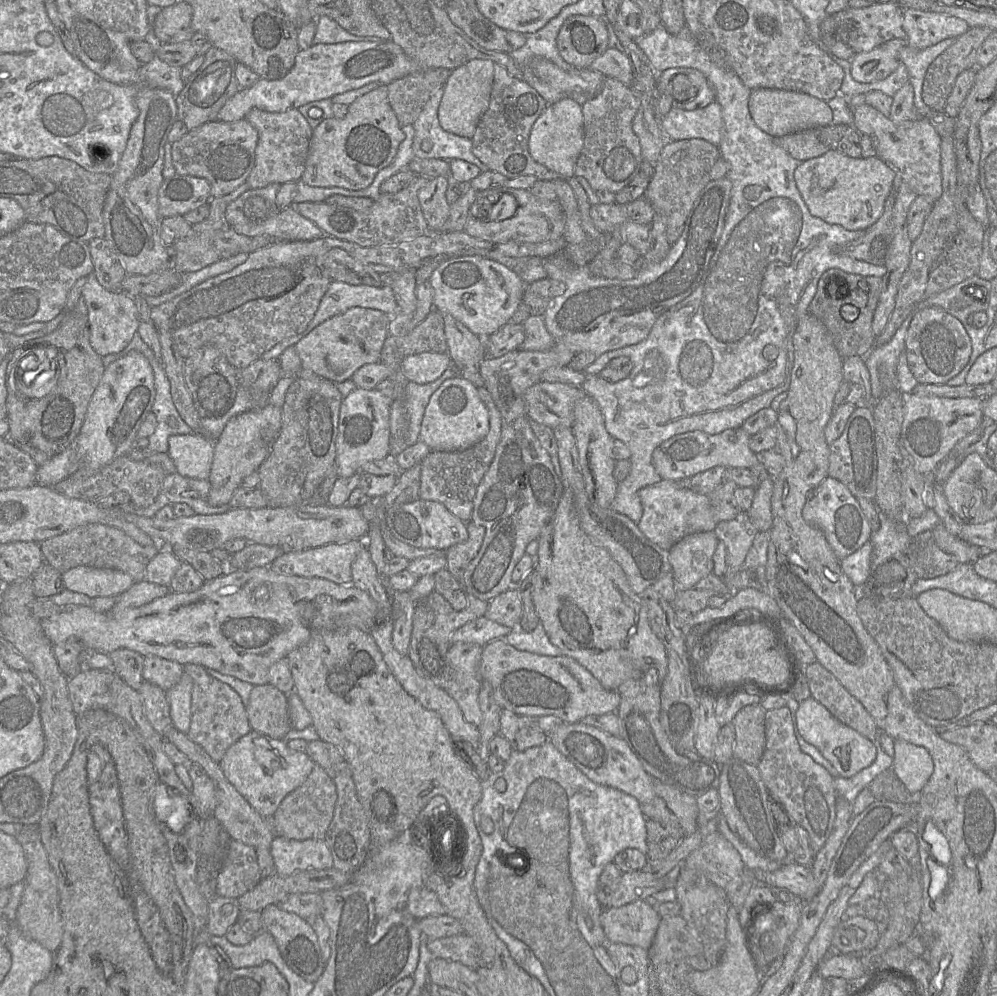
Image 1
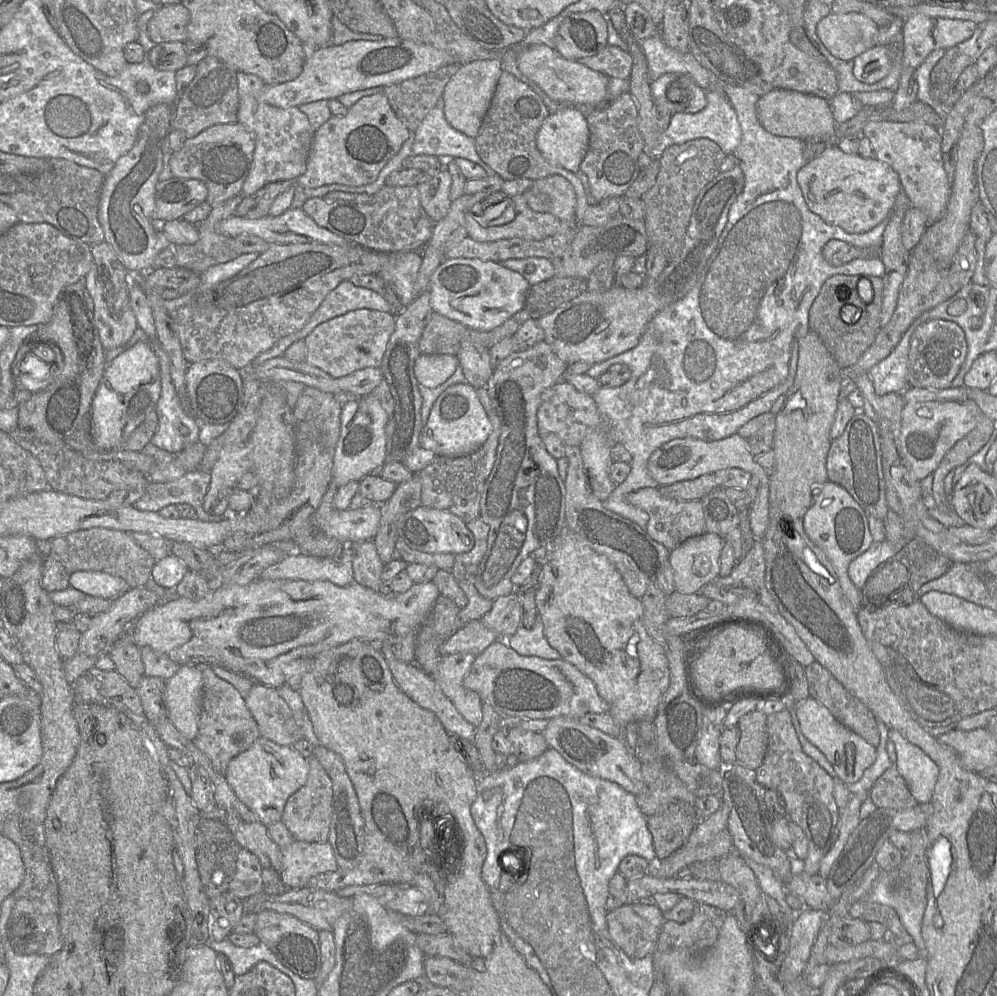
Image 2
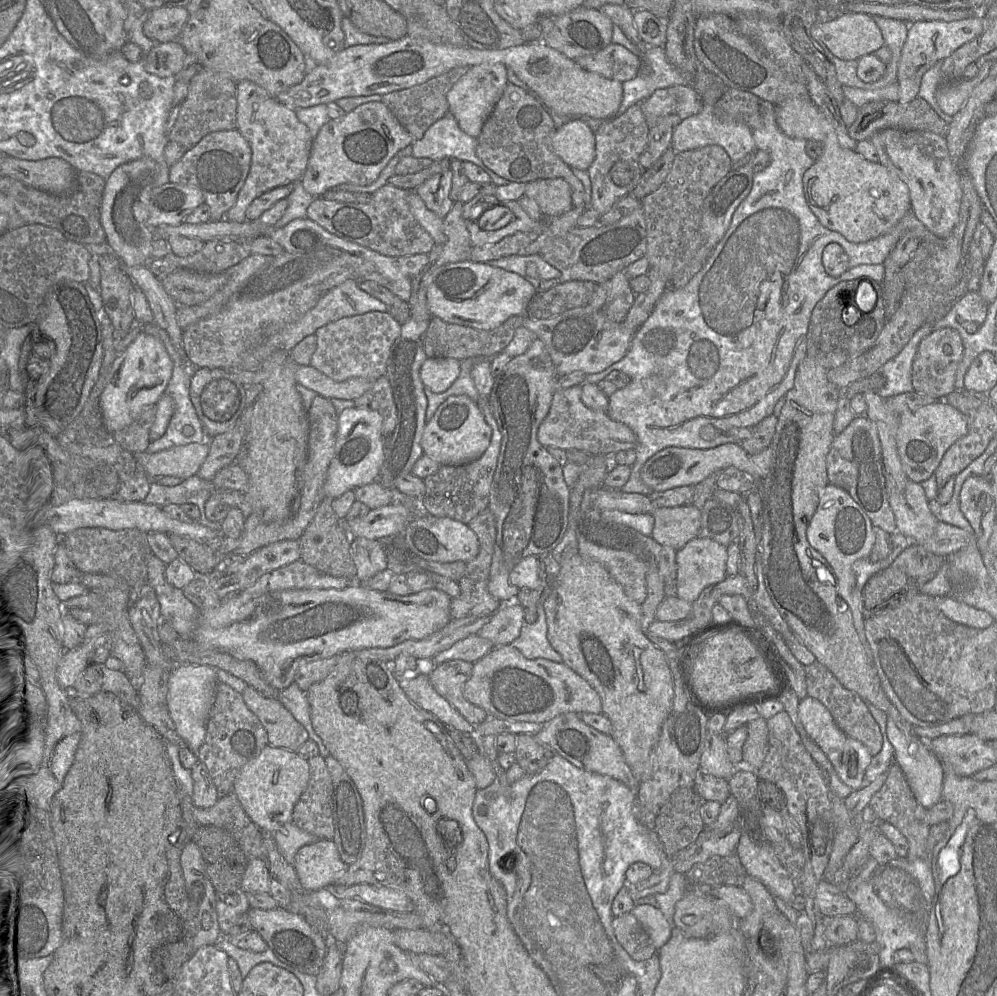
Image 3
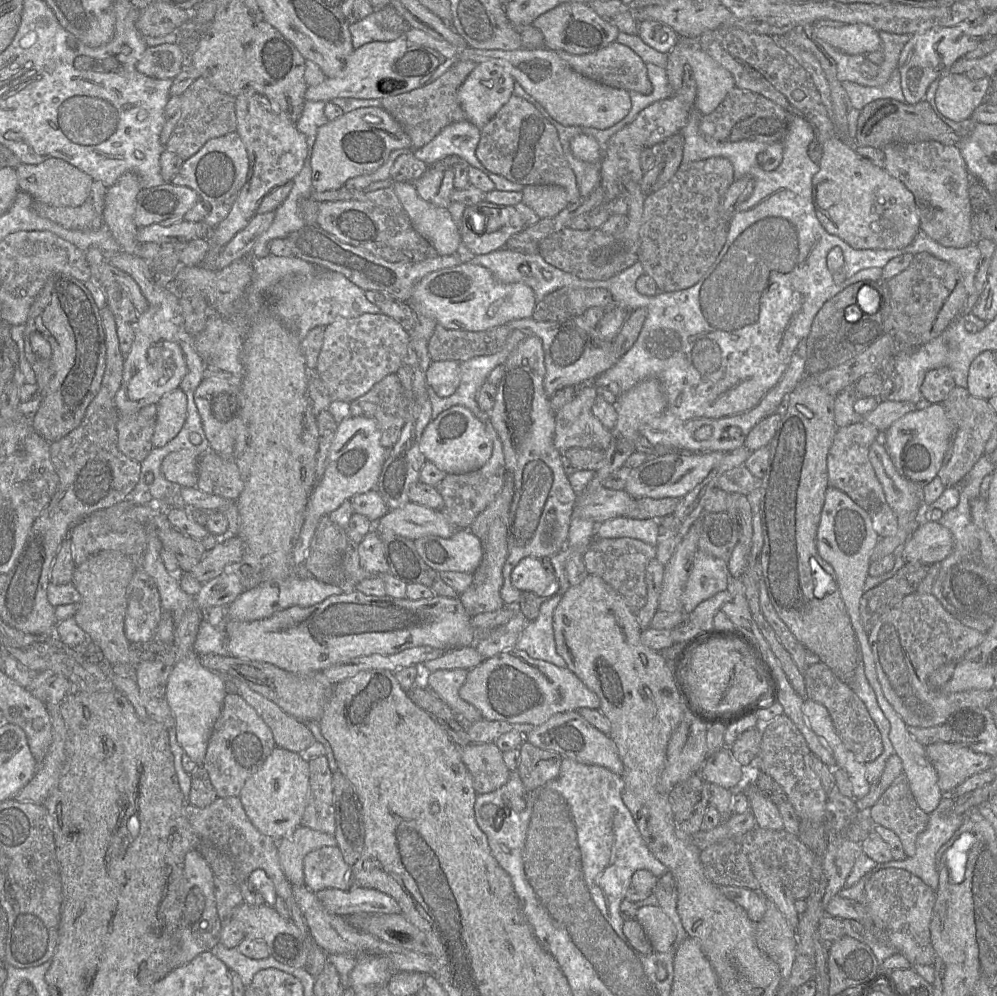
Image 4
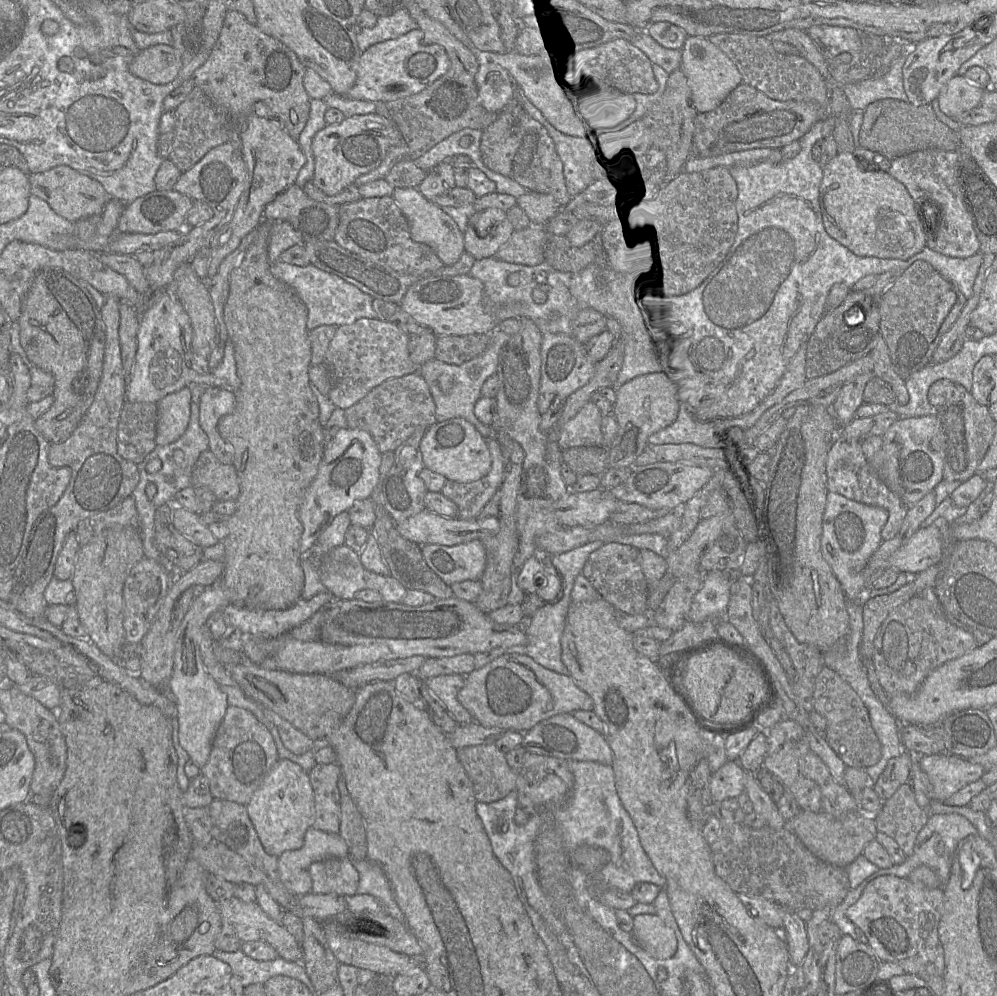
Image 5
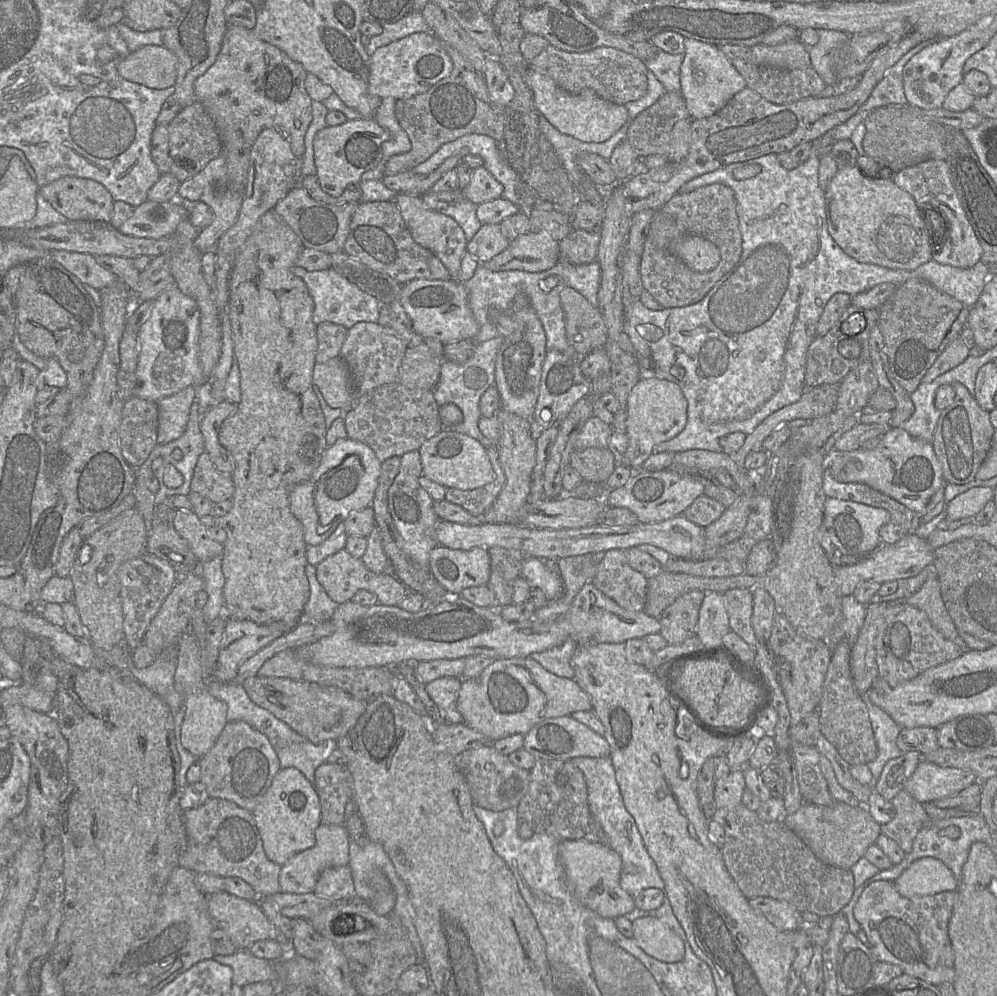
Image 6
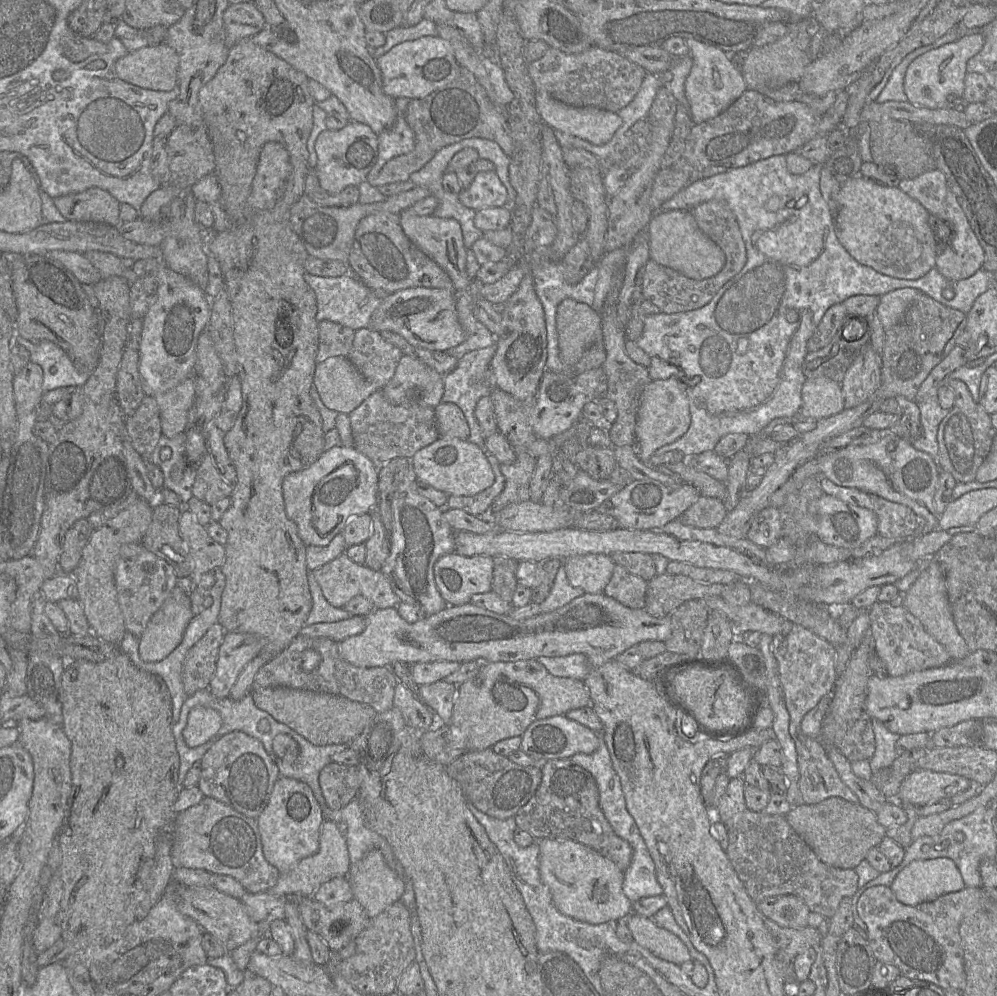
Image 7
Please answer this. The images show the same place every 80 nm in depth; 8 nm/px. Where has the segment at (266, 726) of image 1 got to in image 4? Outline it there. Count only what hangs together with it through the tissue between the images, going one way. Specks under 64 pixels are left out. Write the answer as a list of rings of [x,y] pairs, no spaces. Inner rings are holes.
[[[219,673],[223,681],[232,682],[237,693],[250,705],[269,727],[277,747],[303,754],[316,740],[303,723],[284,712],[275,703],[251,690],[239,679]]]

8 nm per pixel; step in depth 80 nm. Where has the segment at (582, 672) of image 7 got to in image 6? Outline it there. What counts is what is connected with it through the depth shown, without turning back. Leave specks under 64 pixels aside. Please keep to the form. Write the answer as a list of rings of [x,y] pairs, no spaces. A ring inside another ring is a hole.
[[[567,640],[560,646],[543,652],[531,653],[529,657],[558,677],[574,679],[575,673],[570,665],[570,660],[577,646],[573,640]]]

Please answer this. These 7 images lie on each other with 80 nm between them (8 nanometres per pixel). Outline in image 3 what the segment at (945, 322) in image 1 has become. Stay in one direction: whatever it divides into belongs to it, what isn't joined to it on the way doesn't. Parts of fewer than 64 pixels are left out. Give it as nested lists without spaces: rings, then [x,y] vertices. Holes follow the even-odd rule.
[[[953,328],[933,329],[918,345],[912,365],[914,391],[933,397],[944,398],[955,390],[955,376],[963,356],[963,343],[959,332]]]

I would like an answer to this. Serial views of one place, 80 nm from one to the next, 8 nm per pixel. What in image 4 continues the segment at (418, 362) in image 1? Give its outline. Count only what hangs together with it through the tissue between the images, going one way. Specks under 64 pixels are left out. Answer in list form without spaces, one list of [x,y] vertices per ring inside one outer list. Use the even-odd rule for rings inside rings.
[[[432,361],[426,371],[426,382],[439,397],[448,397],[460,382],[460,362]]]

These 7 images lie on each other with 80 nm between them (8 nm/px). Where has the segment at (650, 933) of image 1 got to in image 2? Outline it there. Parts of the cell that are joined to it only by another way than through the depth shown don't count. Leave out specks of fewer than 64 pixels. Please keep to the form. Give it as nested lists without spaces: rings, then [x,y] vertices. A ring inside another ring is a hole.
[[[622,905],[606,914],[613,943],[629,957],[652,956],[657,949],[659,929],[639,916],[632,905]]]

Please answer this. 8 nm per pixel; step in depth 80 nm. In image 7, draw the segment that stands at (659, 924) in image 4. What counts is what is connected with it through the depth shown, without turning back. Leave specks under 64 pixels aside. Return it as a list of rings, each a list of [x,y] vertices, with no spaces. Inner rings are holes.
[[[634,913],[628,921],[634,941],[655,956],[681,965],[691,959],[683,941],[672,932],[659,927],[652,918]]]

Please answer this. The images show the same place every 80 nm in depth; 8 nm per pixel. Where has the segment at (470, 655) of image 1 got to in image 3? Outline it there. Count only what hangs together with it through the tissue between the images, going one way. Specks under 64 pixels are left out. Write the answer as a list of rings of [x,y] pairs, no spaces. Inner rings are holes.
[[[451,660],[433,667],[423,663],[422,668],[428,668],[428,677],[434,689],[445,698],[470,724],[477,726],[486,720],[487,715],[481,708],[473,705],[463,696],[463,686],[471,676],[473,664],[463,660]]]

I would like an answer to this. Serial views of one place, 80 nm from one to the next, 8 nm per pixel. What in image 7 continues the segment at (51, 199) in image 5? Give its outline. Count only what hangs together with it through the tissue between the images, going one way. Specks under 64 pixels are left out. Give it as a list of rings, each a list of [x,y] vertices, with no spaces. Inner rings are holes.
[[[92,187],[53,199],[60,213],[70,221],[105,223],[116,227],[120,220],[120,203],[107,191]]]

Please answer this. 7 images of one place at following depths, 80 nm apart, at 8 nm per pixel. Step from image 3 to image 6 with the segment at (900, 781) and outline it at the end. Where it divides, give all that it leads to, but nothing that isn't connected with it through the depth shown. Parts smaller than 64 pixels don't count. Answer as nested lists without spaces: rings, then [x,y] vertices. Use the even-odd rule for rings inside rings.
[[[905,788],[899,791],[891,802],[895,815],[891,821],[880,825],[880,830],[882,834],[893,839],[907,854],[911,851],[913,840],[920,828],[929,822],[929,816],[924,806]]]

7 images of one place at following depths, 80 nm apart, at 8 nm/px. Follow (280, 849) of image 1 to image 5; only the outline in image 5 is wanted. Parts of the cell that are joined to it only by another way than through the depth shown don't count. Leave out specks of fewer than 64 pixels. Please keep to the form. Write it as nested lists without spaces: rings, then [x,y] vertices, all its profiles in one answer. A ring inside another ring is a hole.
[[[347,856],[314,862],[309,867],[311,892],[315,894],[355,895],[359,874]]]

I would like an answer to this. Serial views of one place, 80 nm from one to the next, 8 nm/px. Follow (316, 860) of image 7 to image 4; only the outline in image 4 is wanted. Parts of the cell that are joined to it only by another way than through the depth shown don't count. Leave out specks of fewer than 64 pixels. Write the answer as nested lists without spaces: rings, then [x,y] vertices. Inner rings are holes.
[[[299,826],[294,832],[277,842],[277,853],[285,877],[292,885],[304,884],[303,859],[311,851],[325,846],[337,846],[334,835],[328,835],[307,827]]]

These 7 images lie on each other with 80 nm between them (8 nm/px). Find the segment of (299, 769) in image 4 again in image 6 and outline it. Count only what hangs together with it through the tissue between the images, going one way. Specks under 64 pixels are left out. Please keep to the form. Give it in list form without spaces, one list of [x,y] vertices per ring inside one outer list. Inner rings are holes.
[[[281,768],[262,800],[251,812],[269,860],[282,866],[290,857],[315,845],[321,807],[314,786],[296,768]]]

